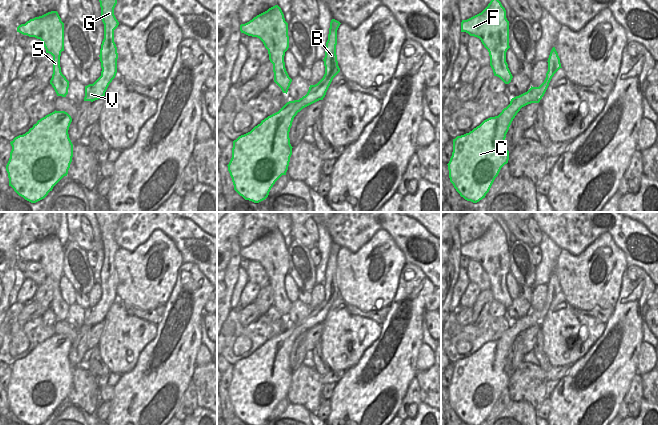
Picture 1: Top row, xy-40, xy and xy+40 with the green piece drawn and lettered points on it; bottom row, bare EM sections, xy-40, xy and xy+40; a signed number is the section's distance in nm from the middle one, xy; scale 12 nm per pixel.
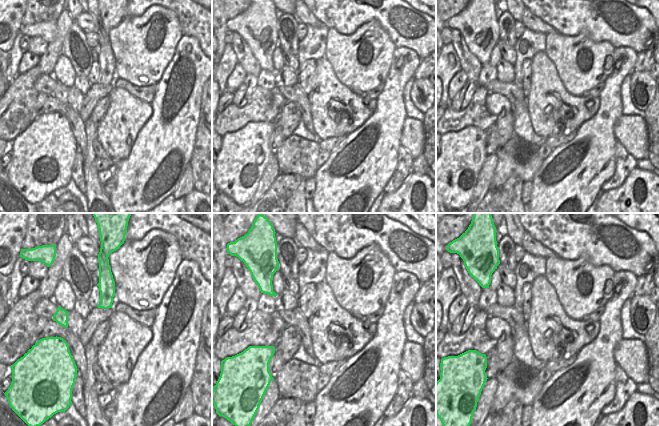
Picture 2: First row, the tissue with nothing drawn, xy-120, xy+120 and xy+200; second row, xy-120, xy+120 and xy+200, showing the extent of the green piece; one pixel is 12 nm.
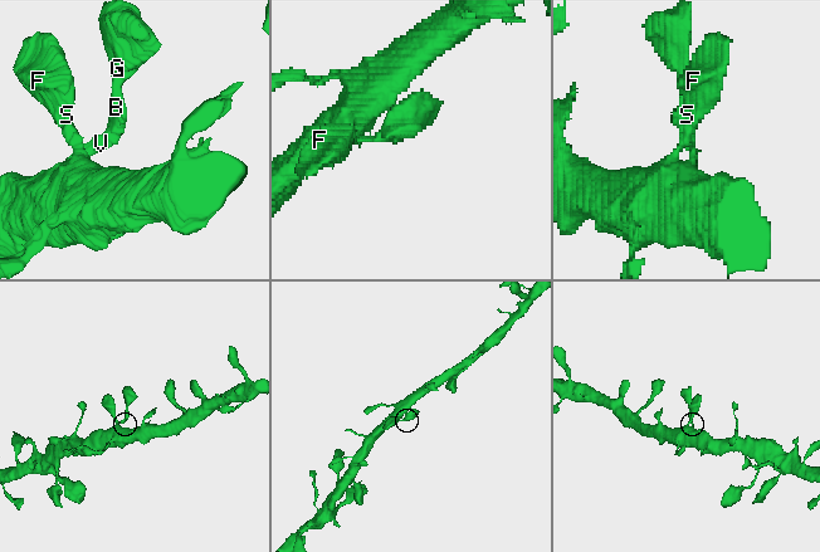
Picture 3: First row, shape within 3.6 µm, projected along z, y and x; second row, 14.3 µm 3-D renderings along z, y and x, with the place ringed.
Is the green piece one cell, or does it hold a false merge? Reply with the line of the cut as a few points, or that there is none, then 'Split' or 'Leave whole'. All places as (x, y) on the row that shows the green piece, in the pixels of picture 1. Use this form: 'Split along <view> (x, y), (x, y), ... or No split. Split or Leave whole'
No split. Leave whole

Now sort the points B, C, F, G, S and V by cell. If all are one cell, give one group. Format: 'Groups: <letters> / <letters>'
Groups: B C F G S V

